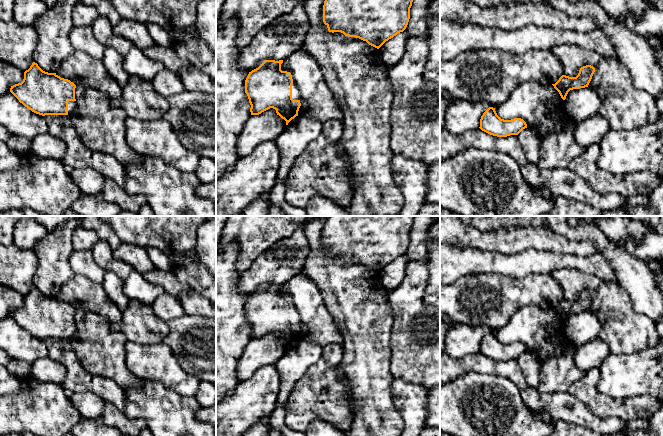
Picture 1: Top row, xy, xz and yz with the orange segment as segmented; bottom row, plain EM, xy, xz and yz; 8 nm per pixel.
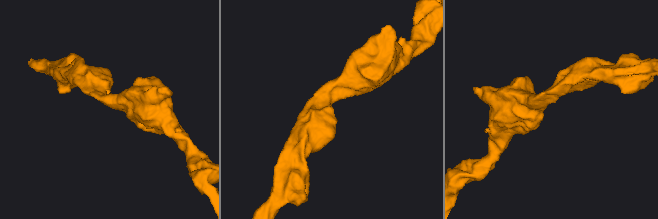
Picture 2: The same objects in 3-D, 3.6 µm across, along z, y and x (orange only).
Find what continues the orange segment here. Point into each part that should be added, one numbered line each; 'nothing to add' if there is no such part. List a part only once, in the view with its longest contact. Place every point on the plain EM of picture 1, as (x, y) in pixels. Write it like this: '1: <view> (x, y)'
1: xz (295, 316)

